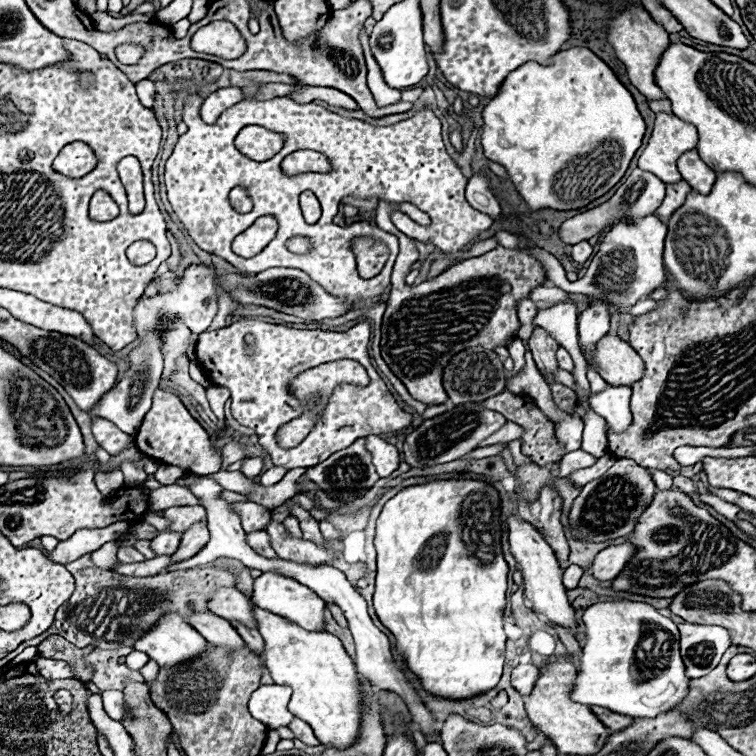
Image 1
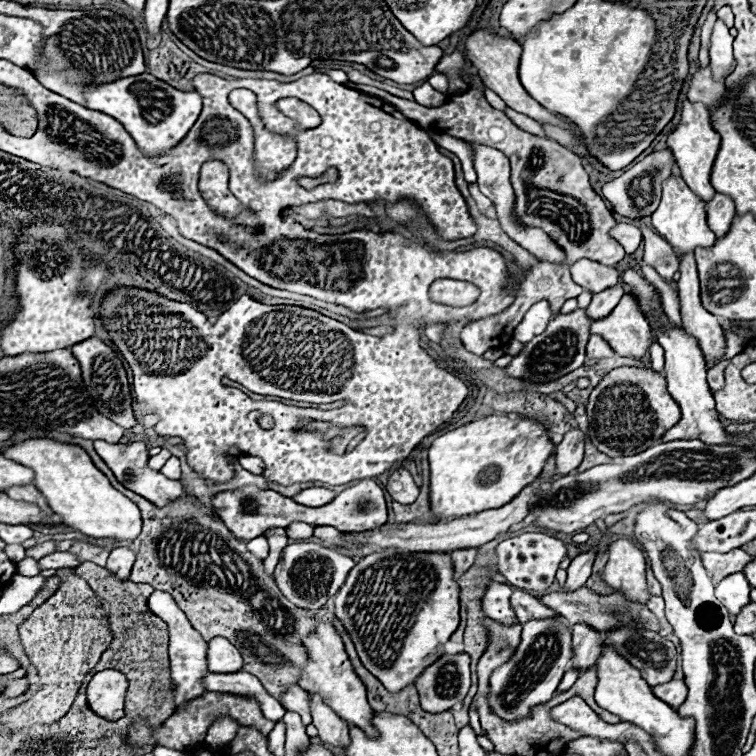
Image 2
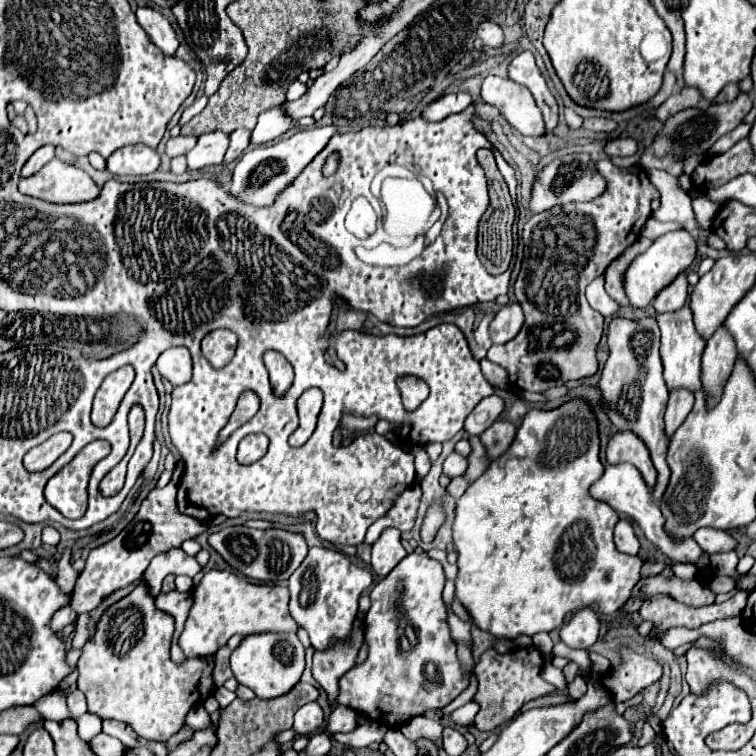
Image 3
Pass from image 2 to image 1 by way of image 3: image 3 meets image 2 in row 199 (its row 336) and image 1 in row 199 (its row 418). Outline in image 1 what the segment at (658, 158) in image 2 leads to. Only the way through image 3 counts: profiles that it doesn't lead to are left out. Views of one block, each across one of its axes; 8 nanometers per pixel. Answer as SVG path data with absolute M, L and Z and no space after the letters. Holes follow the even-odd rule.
M636 168L606 204L602 204L602 206L598 206L594 210L588 210L584 214L578 214L578 216L574 216L570 220L566 220L556 230L556 234L566 244L578 244L582 240L588 240L588 238L596 236L602 228L606 228L606 226L622 220L622 218L642 218L642 216L654 214L656 208L662 204L662 200L664 200L664 184L662 184L662 180L658 180L650 172L644 172L644 170Z

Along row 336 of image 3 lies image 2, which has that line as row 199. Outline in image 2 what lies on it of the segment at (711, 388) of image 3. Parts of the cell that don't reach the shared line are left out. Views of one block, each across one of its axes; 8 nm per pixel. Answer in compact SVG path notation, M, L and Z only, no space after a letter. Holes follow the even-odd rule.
M716 192L714 198L706 204L706 210L708 210L708 226L710 226L710 230L718 238L722 238L730 230L730 222L736 216L734 202L730 200L730 196L722 196L720 192Z

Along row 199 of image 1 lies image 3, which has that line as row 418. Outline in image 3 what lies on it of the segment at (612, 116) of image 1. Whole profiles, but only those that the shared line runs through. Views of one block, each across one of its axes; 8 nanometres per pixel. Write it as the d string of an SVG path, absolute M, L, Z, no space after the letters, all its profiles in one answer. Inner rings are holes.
M572 398L568 402L564 402L562 406L554 408L554 410L538 410L532 408L518 432L516 438L512 442L512 446L506 450L506 454L502 454L500 458L492 460L488 470L476 480L472 482L466 492L456 500L456 516L454 516L454 544L458 550L458 580L456 580L456 598L470 610L472 620L478 628L488 630L490 634L498 636L498 638L518 638L520 634L528 634L534 636L536 632L550 632L554 628L560 628L564 622L564 616L570 616L582 608L588 606L596 606L600 610L600 614L616 614L620 610L620 606L630 598L632 588L636 586L636 582L640 580L640 568L642 568L642 560L638 556L628 556L616 550L614 540L612 540L612 532L614 526L618 524L620 516L616 514L614 508L610 508L606 502L594 500L592 496L588 496L588 488L602 478L604 474L604 466L600 462L600 434L598 434L598 420L594 416L594 410L590 406L588 400L584 398Z

